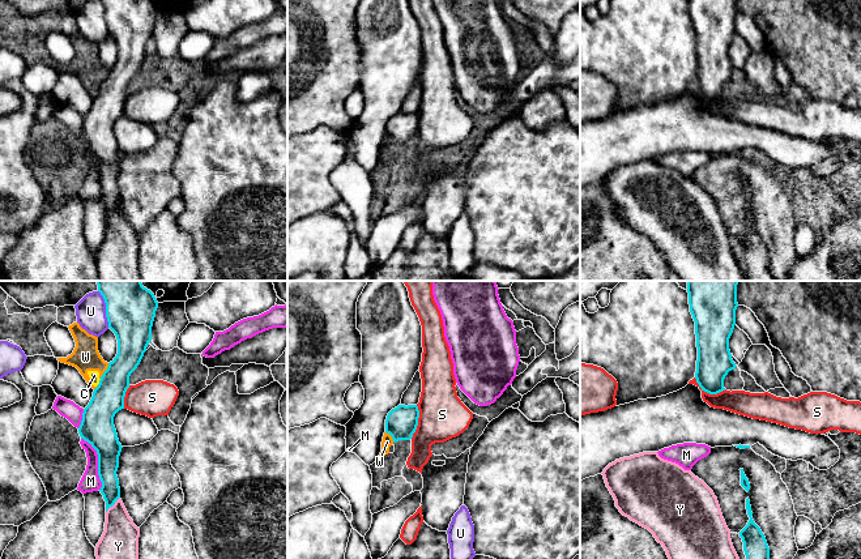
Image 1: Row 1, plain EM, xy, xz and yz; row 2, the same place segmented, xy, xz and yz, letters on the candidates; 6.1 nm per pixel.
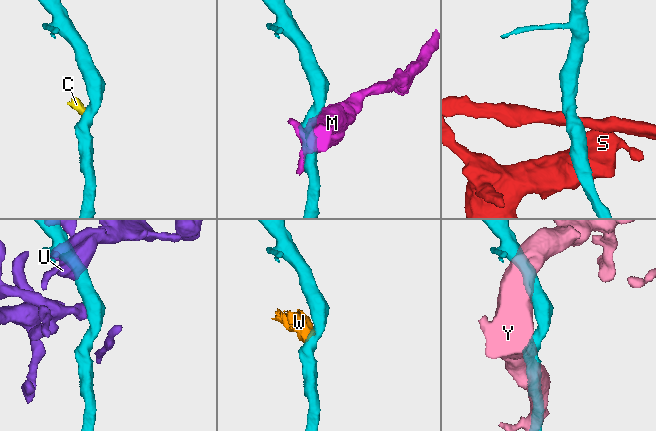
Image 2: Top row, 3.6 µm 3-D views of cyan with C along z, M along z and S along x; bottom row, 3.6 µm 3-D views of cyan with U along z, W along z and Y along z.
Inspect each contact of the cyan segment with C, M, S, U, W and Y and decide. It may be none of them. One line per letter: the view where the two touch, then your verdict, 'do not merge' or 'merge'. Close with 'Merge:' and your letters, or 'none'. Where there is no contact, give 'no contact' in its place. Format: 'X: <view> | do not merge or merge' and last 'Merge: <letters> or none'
C: xy | do not merge
M: xy | do not merge
S: yz | do not merge
U: xy | do not merge
W: xy | do not merge
Y: xy | do not merge
Merge: none

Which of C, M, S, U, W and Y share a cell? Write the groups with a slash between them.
C W / M / S / U / Y

